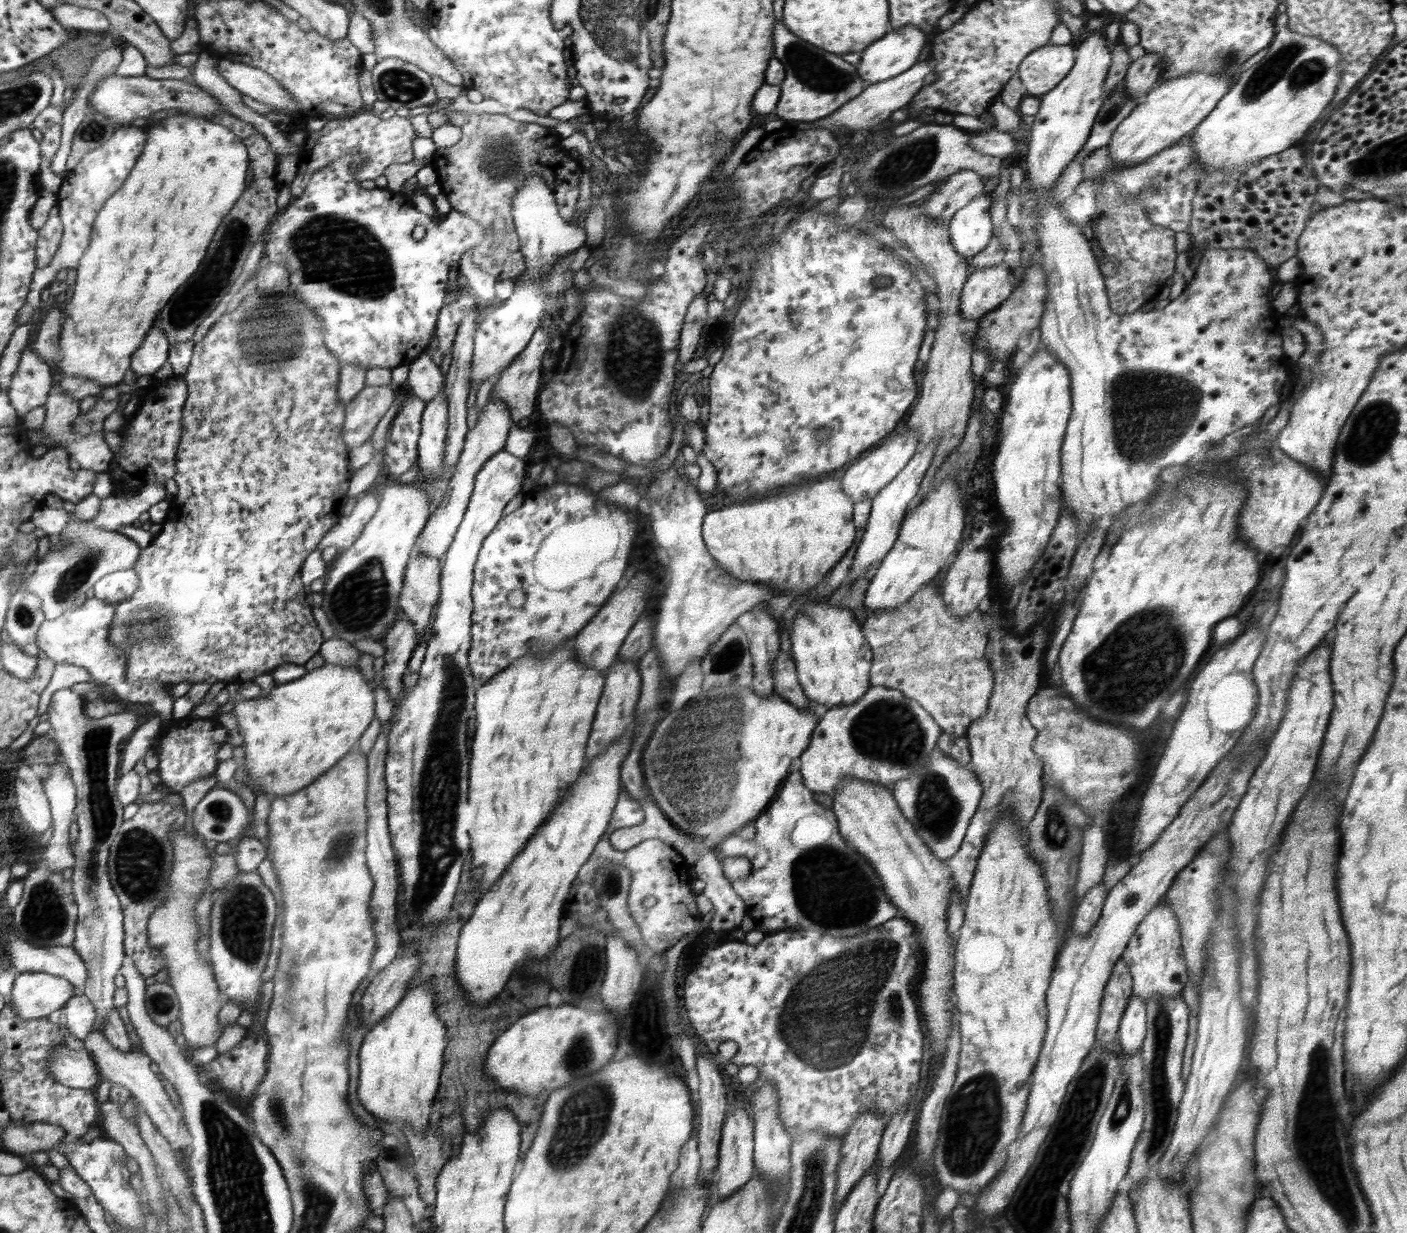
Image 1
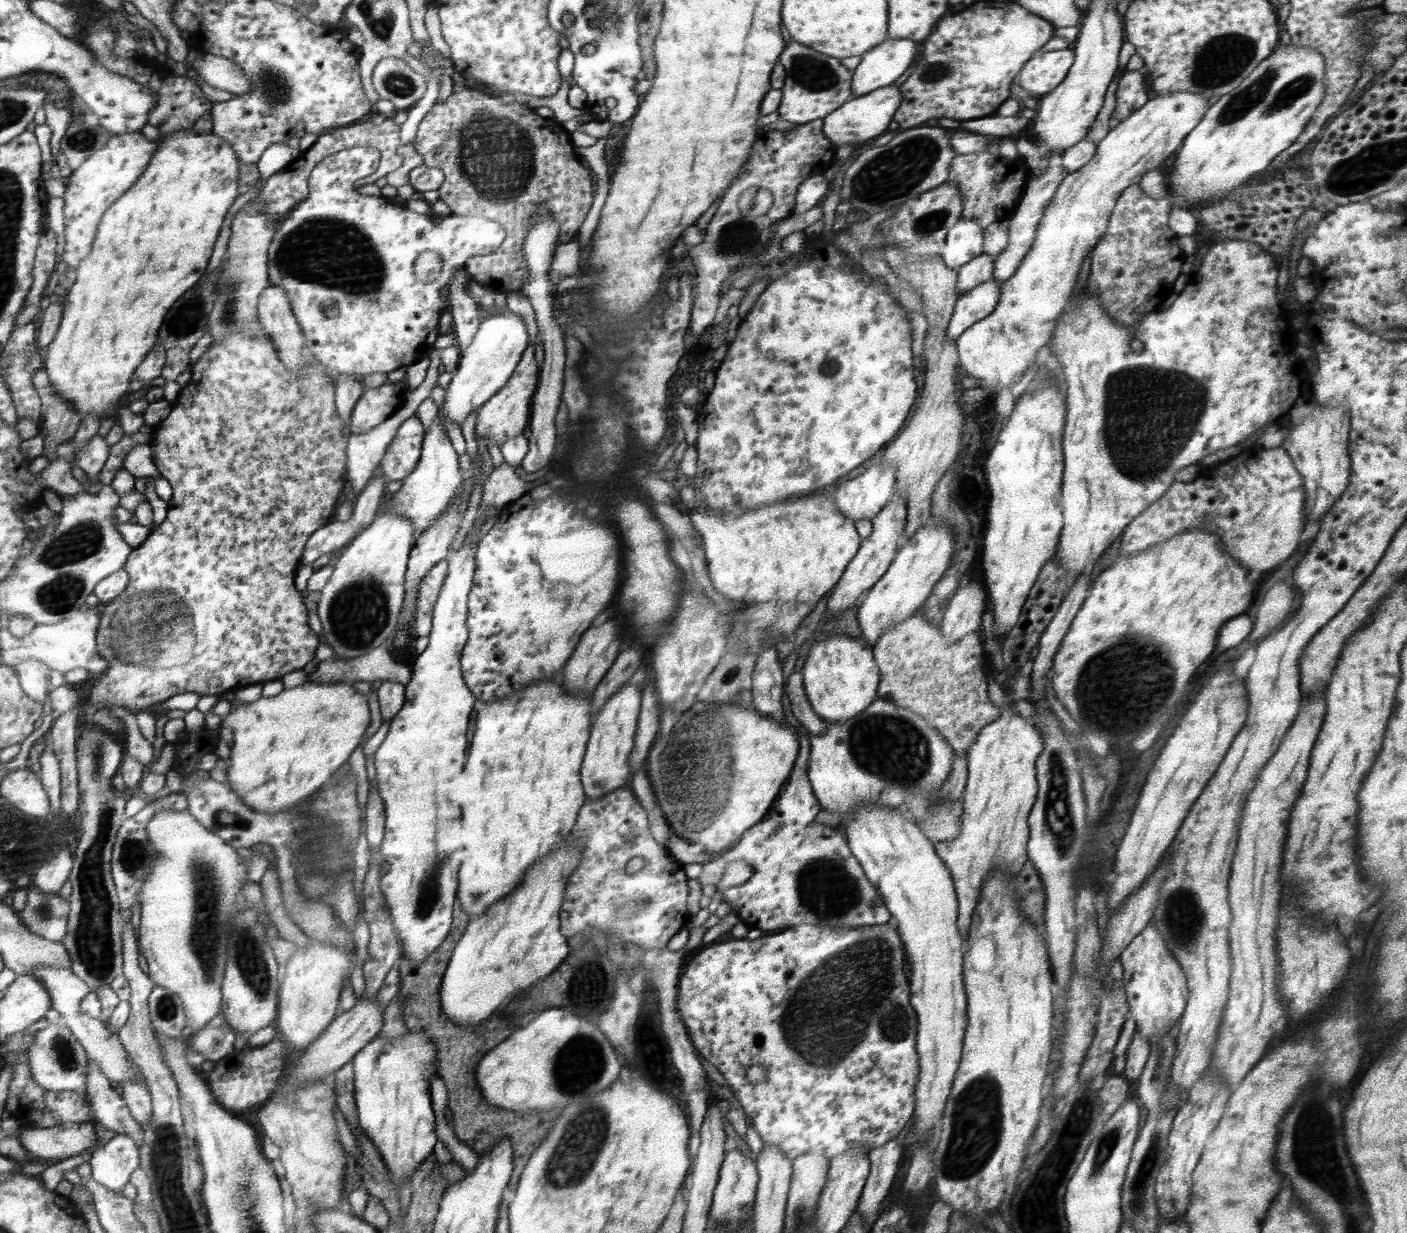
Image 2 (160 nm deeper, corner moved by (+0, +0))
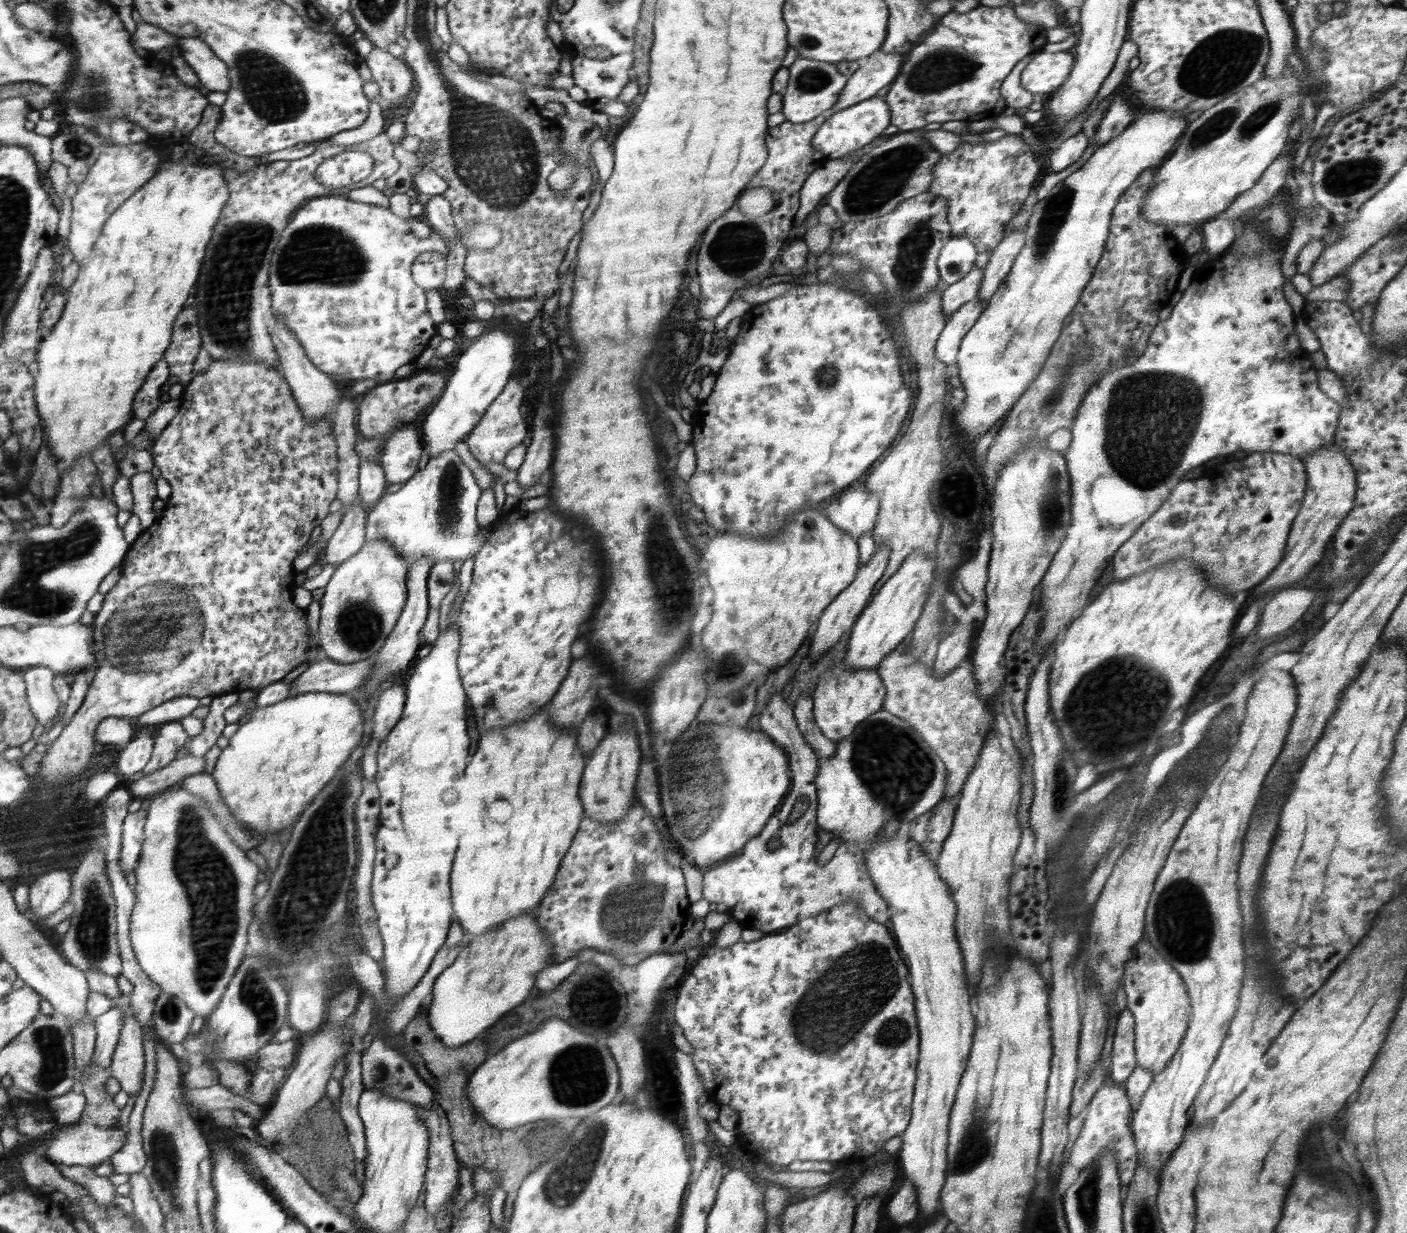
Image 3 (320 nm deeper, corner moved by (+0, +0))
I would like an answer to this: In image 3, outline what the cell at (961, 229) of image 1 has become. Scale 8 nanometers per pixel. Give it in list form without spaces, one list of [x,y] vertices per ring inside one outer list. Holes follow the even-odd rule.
[[[952,236],[942,247],[937,258],[939,282],[942,282],[943,286],[947,286],[962,279],[975,266],[978,253],[969,238]]]

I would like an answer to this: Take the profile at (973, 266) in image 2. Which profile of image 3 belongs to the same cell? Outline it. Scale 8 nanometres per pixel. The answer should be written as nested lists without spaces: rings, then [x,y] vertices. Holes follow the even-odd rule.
[[[974,266],[962,279],[944,286],[941,301],[947,319],[963,304],[977,296],[982,278],[984,278],[984,270]]]

